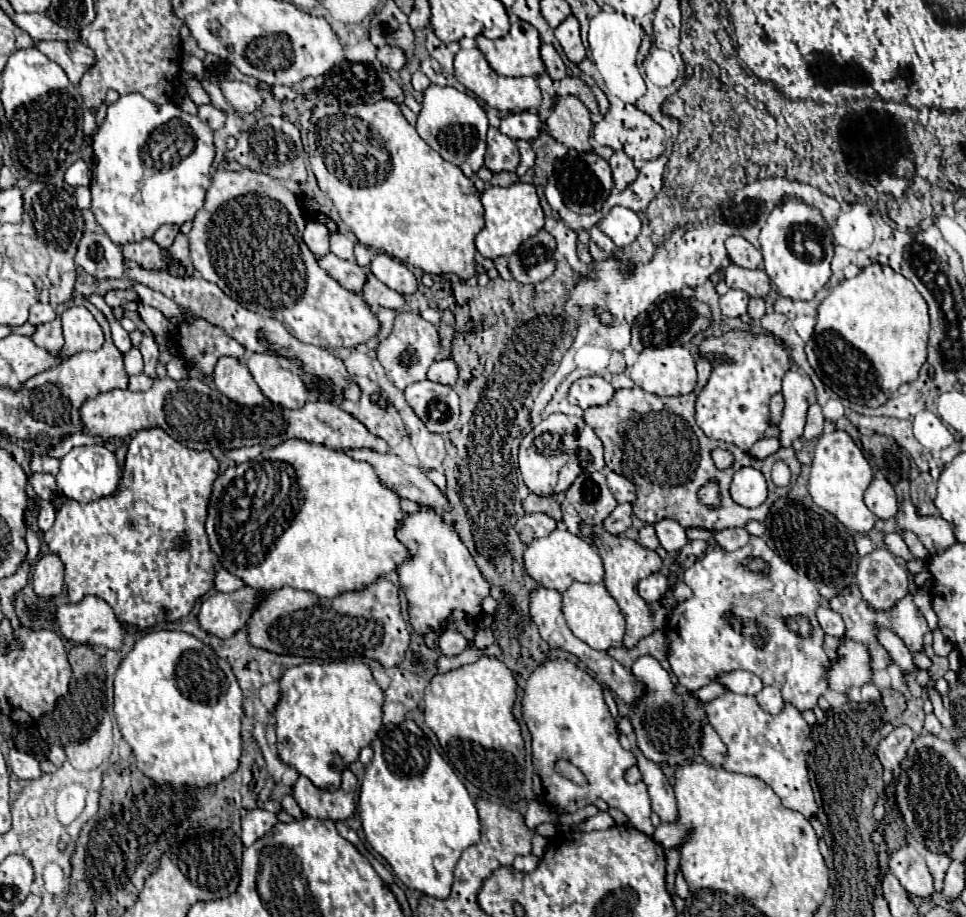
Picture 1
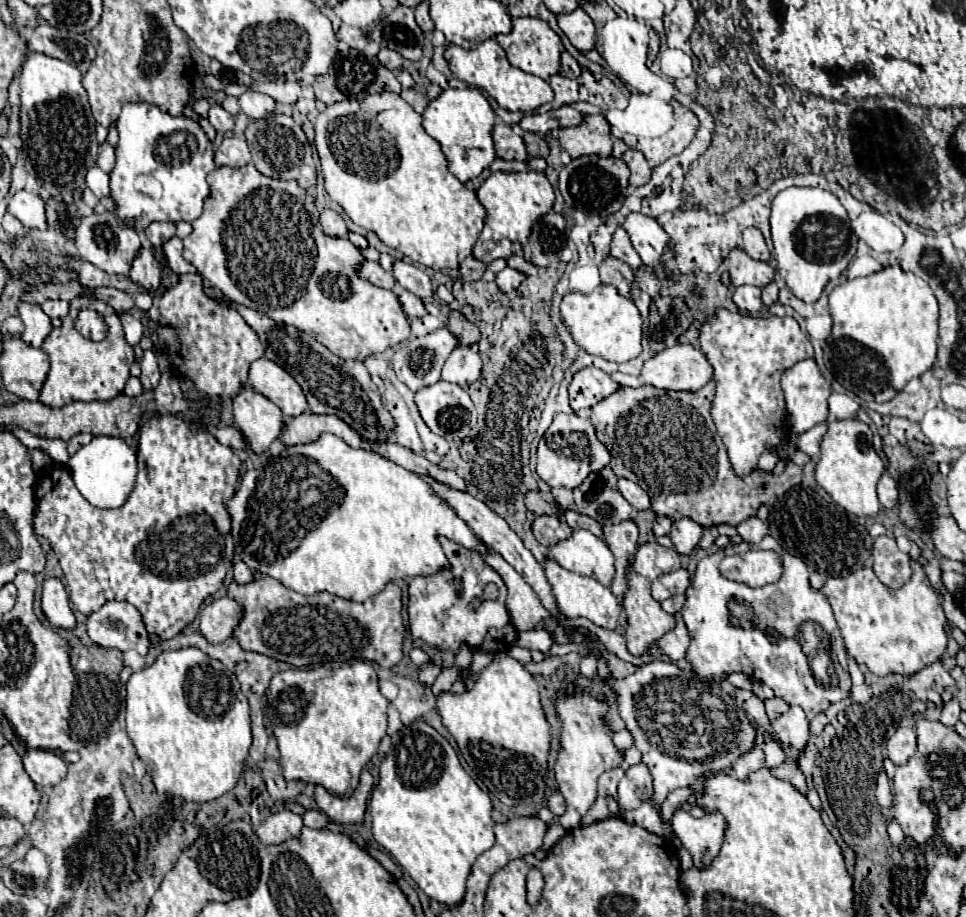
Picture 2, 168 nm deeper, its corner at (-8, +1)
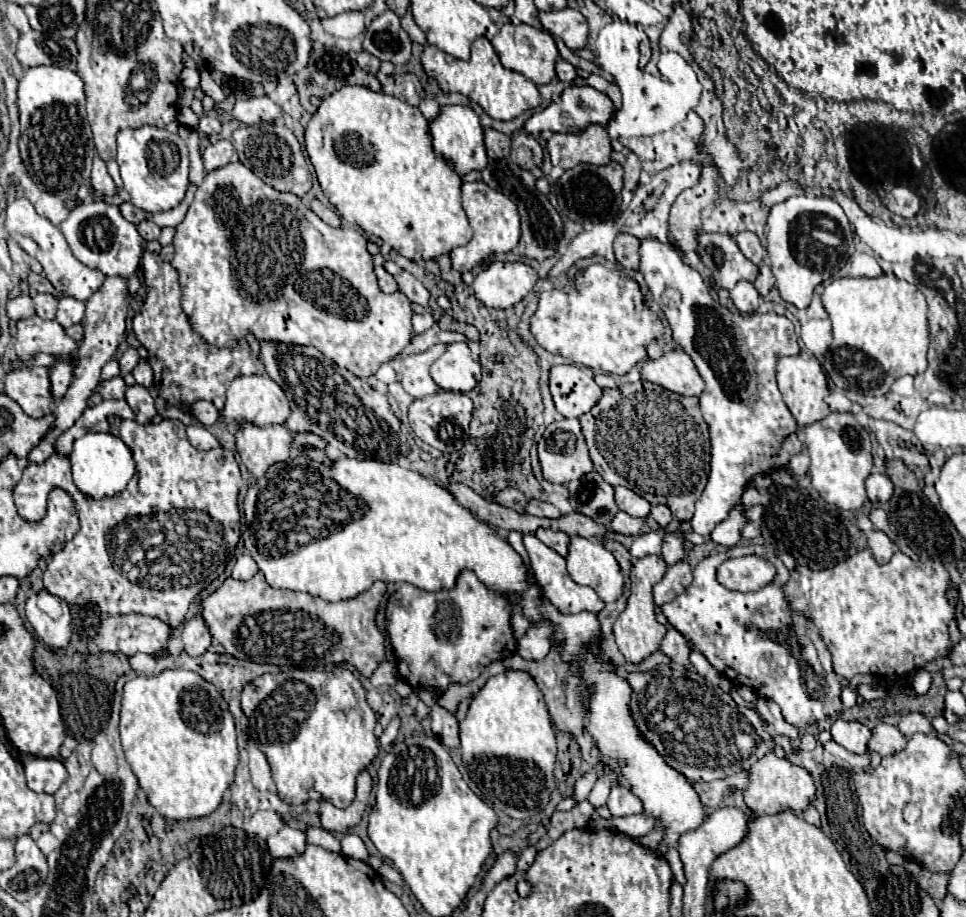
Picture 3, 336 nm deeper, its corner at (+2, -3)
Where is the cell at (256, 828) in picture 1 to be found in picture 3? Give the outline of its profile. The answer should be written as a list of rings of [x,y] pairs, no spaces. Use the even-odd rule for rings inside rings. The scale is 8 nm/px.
[[[282,826],[278,834],[266,838],[266,844],[268,844],[270,856],[274,856],[274,858],[290,858],[292,854],[304,852],[306,836],[304,836],[302,830]]]

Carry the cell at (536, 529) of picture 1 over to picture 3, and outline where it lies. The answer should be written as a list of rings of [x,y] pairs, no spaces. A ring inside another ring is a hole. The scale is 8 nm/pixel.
[[[540,528],[534,532],[548,548],[552,548],[554,552],[558,552],[560,556],[566,556],[568,552],[568,534],[560,532],[560,530],[552,530],[552,528]]]

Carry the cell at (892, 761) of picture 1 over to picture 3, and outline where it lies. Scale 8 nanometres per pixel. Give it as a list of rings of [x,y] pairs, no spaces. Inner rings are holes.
[[[880,722],[872,730],[872,740],[868,744],[868,750],[878,752],[880,756],[892,756],[892,754],[904,750],[906,744],[908,744],[908,738],[904,738],[904,734],[900,734],[900,730],[896,726]]]

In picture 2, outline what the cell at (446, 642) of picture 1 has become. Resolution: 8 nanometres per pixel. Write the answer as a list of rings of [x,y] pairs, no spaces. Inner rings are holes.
[[[454,666],[454,668],[446,668],[446,670],[436,678],[436,682],[432,684],[434,696],[450,690],[450,686],[452,686],[458,678],[460,678],[460,668],[456,668],[456,666]]]

